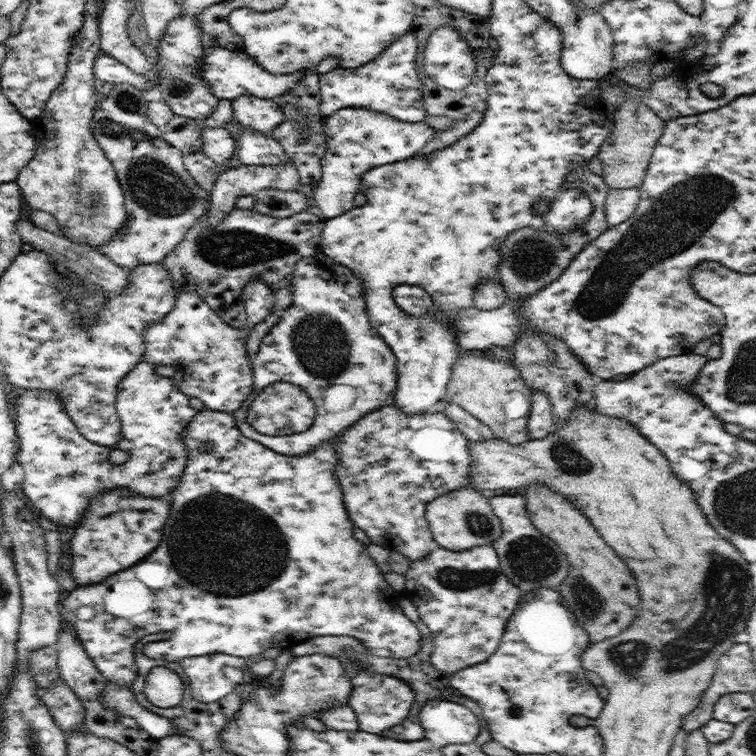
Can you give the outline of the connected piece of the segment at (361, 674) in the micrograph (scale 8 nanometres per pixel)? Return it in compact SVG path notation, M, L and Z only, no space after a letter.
M360 667L352 681L352 692L349 705L358 716L359 730L366 733L378 734L390 730L400 722L404 722L416 698L414 689L406 681L390 675L370 671Z

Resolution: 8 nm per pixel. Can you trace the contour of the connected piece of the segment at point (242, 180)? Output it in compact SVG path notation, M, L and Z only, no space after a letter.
M290 160L290 164L282 164L282 166L237 166L228 168L225 172L221 172L216 179L212 195L210 195L210 211L208 211L208 226L216 226L220 224L232 210L235 210L236 199L242 195L254 195L258 191L266 188L276 188L284 191L296 191L300 185L300 176L298 174L298 166L294 164L294 160Z

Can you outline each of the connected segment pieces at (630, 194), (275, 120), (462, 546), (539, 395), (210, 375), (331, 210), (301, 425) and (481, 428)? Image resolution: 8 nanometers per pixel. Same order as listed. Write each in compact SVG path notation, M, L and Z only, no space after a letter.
M637 188L609 190L605 202L606 220L610 227L618 227L632 216L640 200L640 190Z
M241 96L232 100L233 118L242 124L243 128L258 130L258 133L271 134L285 120L278 101L272 98L264 99L254 96Z
M459 489L442 494L427 504L425 518L434 540L446 550L462 551L492 545L502 534L501 523L494 515L489 499L476 489Z
M532 390L531 409L528 419L528 434L536 440L552 434L555 430L552 402L544 392Z
M252 280L243 292L241 311L247 315L242 328L230 327L211 308L198 292L178 294L174 308L160 322L150 322L144 328L144 358L156 365L174 367L174 384L189 397L200 398L206 409L233 413L242 406L252 392L254 376L246 351L246 340L251 330L273 312L277 292L270 284Z
M342 108L327 118L326 153L322 155L322 177L314 187L314 202L324 218L334 218L352 210L362 176L377 166L389 165L420 152L436 137L426 122L400 121L367 108Z
M288 381L272 383L253 399L248 407L248 424L266 436L286 436L308 430L314 422L316 408L306 390Z
M450 401L444 414L450 418L452 422L458 427L458 430L468 439L469 444L474 442L484 442L484 440L494 440L497 438L490 427L486 426L482 421L472 416L470 412L466 412L461 406L455 402Z

